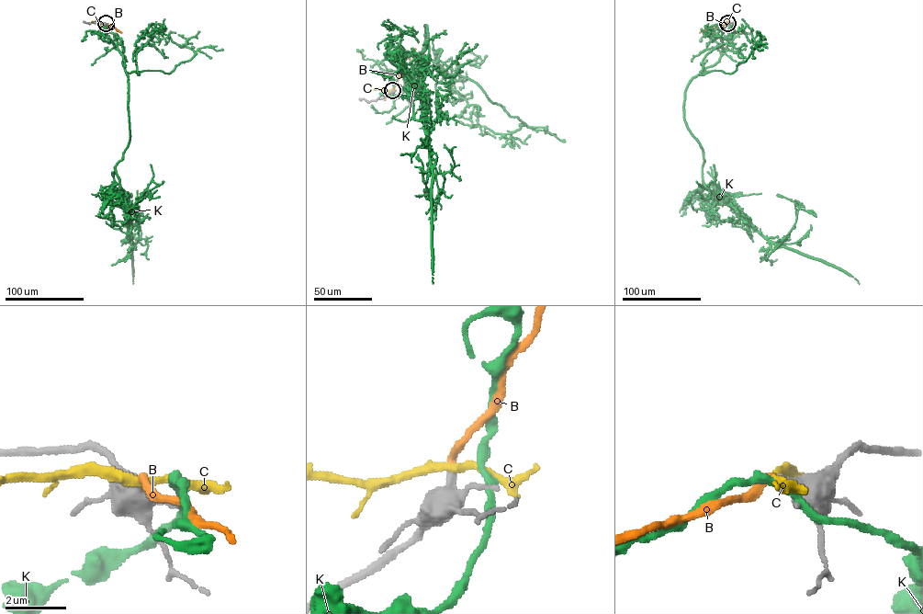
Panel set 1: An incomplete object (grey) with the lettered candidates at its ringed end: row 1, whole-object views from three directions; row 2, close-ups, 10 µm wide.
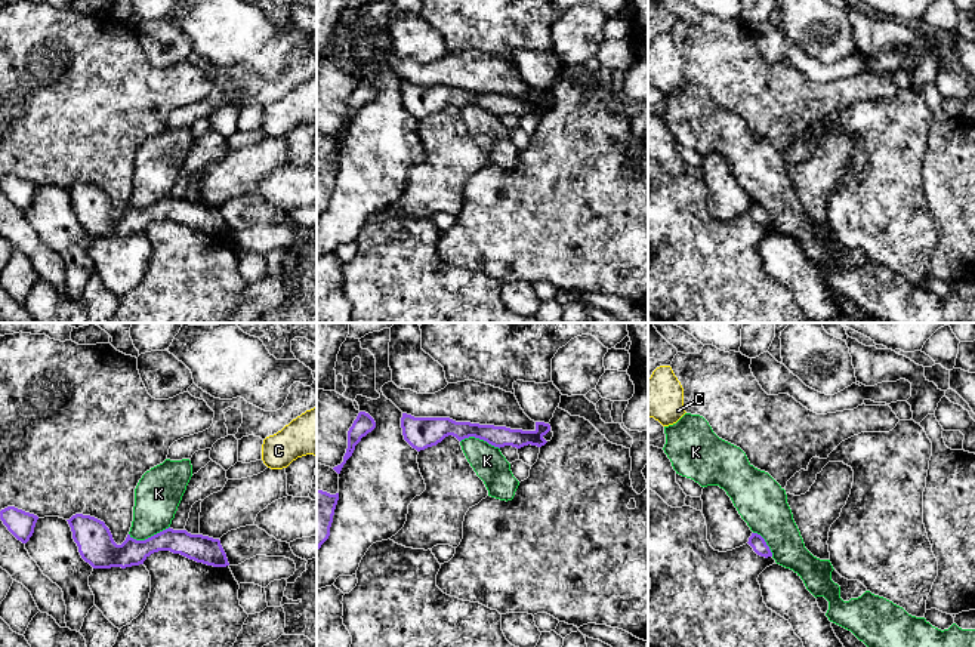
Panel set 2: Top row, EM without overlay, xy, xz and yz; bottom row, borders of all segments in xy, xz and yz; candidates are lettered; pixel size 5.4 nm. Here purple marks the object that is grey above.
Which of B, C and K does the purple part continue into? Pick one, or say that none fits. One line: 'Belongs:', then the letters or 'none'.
Belongs: B

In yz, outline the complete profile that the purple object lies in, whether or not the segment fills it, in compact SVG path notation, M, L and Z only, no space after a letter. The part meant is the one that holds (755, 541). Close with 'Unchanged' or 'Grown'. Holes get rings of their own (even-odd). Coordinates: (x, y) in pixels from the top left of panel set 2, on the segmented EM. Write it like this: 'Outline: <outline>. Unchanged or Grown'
Outline: M752 533L747 543L753 548L753 551L758 555L765 558L772 557L769 546L766 545L765 539L760 534Z. Unchanged

